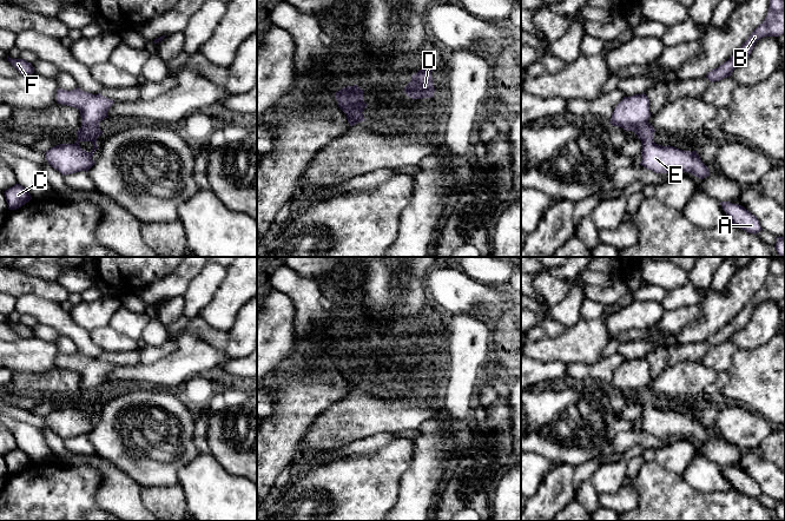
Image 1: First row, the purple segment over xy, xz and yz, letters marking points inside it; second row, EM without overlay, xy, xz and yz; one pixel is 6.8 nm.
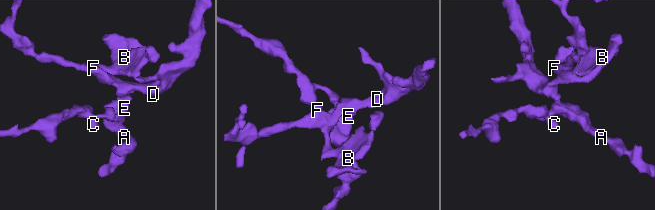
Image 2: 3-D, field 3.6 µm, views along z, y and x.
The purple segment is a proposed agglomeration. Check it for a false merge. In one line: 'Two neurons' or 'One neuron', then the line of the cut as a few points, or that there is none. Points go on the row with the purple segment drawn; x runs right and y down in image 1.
Two neurons. Split along xy (98, 124), (81, 126)

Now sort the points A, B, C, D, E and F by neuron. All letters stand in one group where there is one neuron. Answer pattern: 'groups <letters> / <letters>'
groups A C E / B D F

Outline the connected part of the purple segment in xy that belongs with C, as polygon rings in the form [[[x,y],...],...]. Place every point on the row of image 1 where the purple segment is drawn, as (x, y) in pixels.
[[[18,183],[4,193],[9,210],[17,210],[32,199],[29,192]]]

